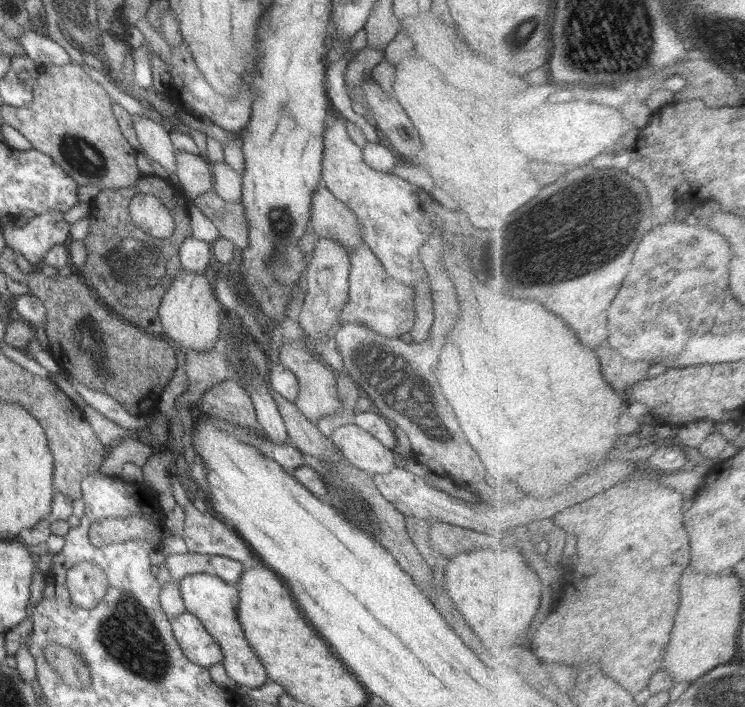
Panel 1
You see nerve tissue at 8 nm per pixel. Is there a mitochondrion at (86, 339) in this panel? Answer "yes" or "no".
yes

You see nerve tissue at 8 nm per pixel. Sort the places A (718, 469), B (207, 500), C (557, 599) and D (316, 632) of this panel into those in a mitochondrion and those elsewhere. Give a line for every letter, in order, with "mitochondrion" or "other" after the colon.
A: other
B: other
C: other
D: other

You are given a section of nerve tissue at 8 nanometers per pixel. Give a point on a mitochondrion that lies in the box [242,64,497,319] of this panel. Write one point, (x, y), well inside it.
(280, 221)

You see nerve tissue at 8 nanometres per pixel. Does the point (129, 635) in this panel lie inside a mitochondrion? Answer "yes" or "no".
yes

